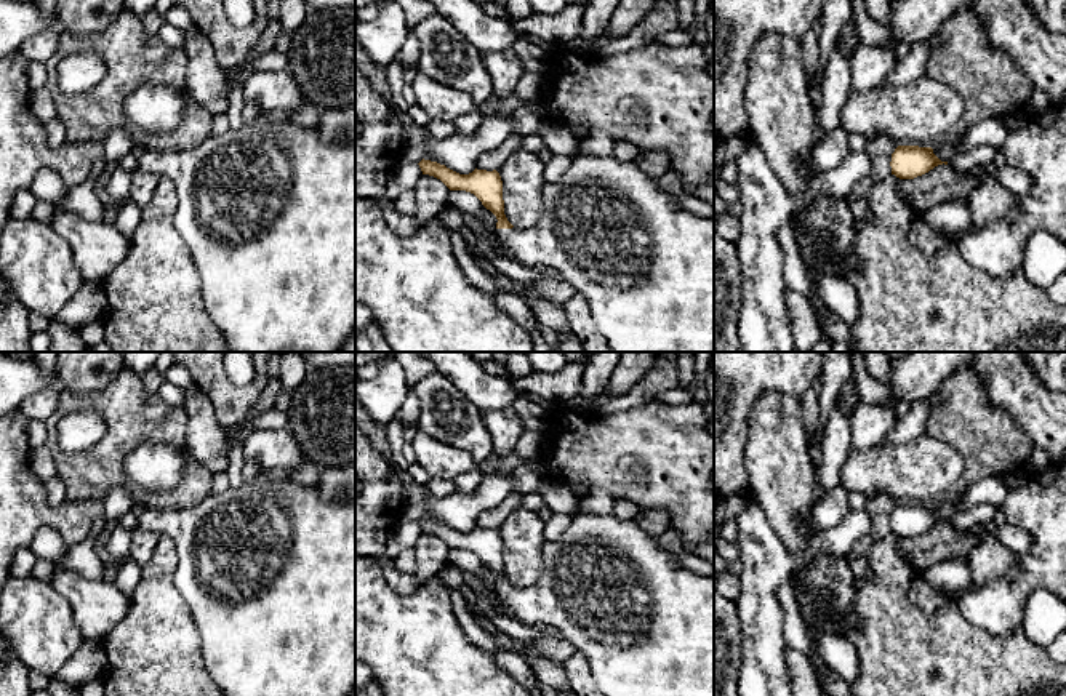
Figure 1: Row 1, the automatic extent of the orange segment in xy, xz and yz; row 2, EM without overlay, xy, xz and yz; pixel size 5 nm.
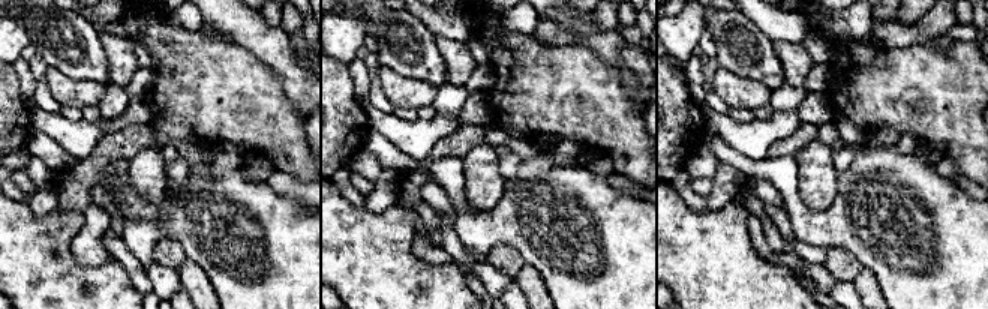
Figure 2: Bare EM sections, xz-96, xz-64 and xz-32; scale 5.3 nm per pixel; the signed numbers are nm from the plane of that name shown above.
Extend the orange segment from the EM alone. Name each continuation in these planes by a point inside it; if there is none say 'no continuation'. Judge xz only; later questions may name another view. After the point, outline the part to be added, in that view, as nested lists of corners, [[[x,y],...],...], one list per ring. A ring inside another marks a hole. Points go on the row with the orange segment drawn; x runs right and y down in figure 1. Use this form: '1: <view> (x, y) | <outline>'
1: xz (645, 264) | [[[578,152],[557,182],[544,182],[539,221],[525,230],[496,229],[506,258],[527,267],[547,267],[559,272],[589,304],[597,331],[611,352],[714,352],[714,218],[690,213],[663,192],[658,181],[639,170],[635,162],[618,162],[615,157],[595,157]]]

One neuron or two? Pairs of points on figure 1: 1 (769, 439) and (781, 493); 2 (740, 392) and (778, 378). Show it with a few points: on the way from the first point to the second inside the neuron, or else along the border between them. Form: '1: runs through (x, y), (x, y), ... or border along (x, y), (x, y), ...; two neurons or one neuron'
1: runs through (777, 452), (781, 480); one neuron
2: runs through (749, 383), (754, 378), (769, 378); one neuron

